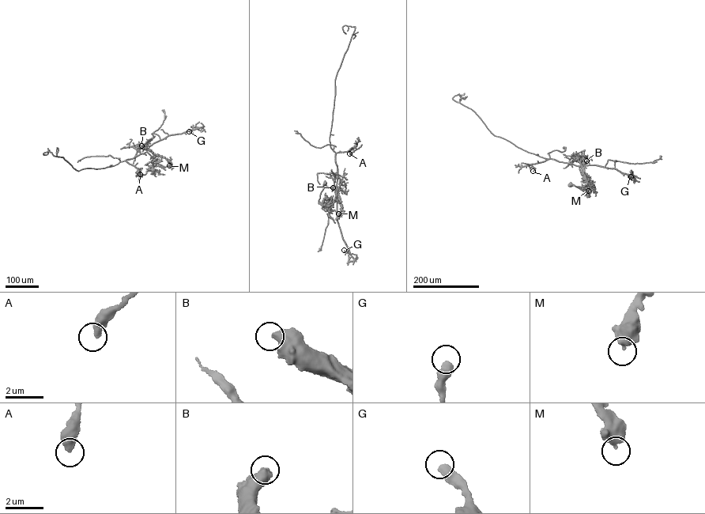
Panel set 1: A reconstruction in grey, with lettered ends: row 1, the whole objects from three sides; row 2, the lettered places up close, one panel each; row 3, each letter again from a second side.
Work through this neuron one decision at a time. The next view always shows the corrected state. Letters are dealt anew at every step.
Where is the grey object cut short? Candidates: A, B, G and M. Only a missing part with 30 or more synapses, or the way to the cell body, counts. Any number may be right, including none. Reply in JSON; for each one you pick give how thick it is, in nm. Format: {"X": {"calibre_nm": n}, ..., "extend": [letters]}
{"B": {"calibre_nm": 550}, "extend": ["B"]}

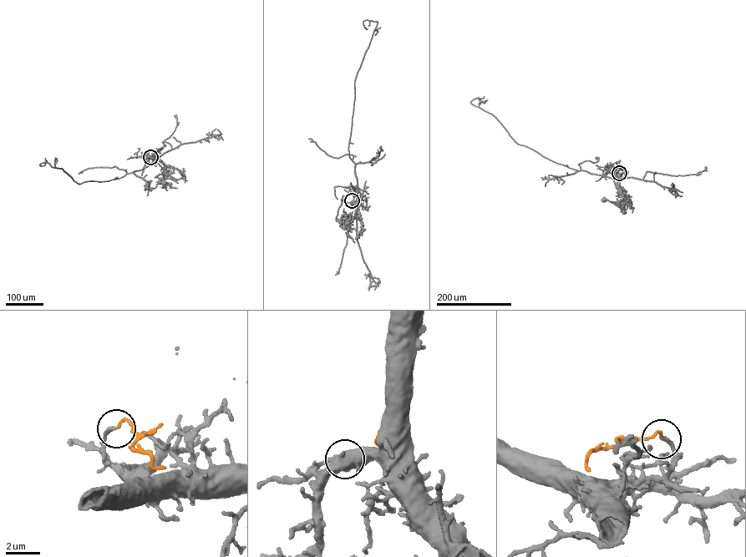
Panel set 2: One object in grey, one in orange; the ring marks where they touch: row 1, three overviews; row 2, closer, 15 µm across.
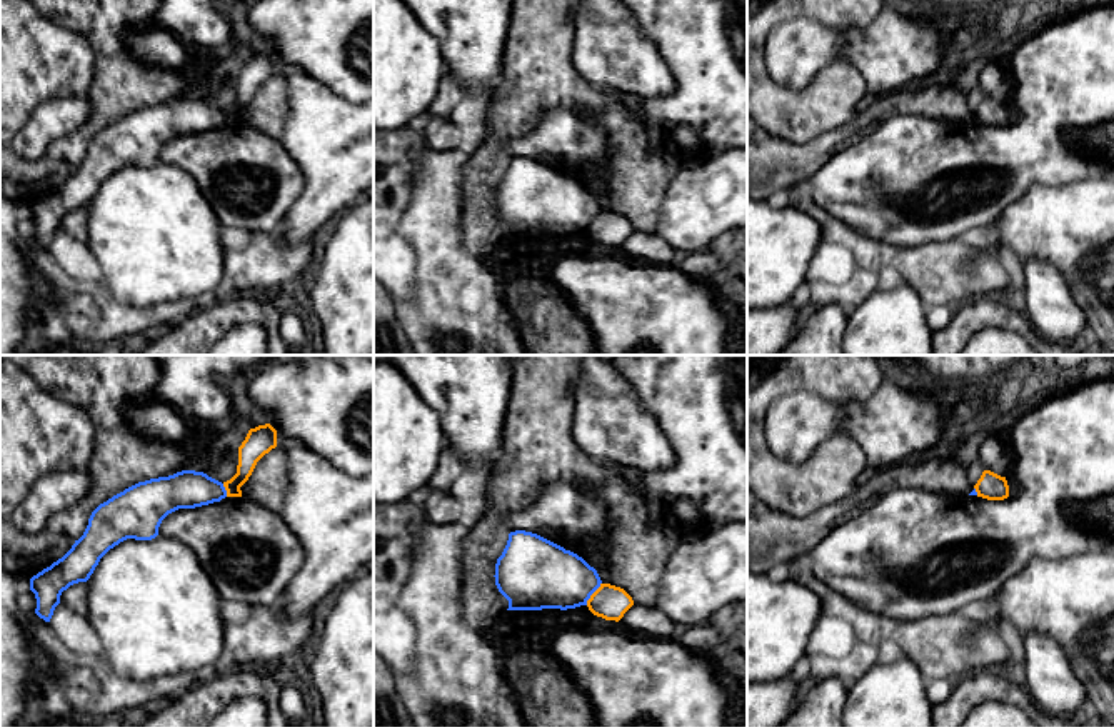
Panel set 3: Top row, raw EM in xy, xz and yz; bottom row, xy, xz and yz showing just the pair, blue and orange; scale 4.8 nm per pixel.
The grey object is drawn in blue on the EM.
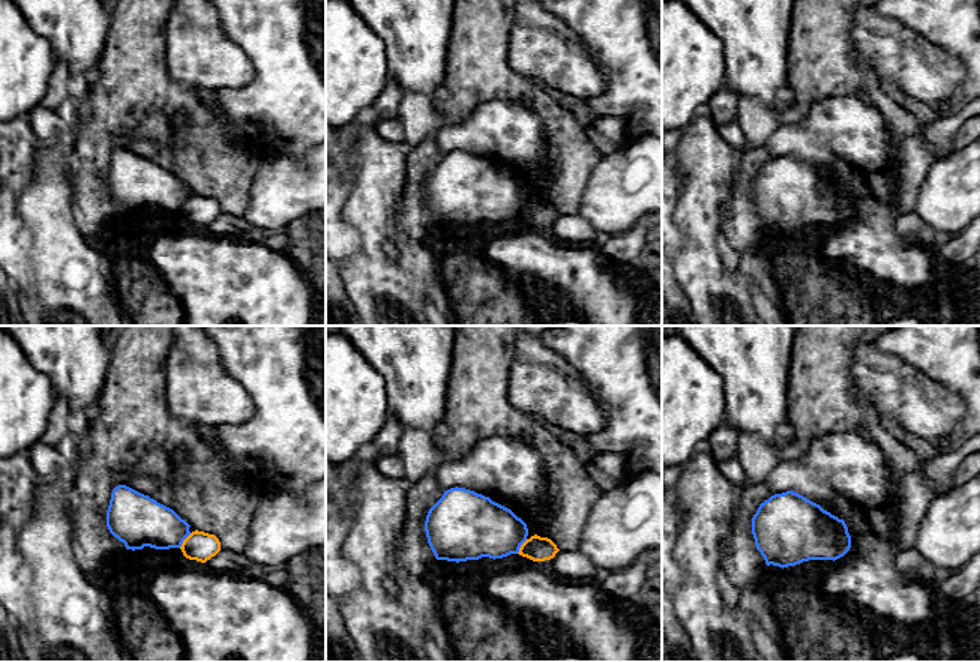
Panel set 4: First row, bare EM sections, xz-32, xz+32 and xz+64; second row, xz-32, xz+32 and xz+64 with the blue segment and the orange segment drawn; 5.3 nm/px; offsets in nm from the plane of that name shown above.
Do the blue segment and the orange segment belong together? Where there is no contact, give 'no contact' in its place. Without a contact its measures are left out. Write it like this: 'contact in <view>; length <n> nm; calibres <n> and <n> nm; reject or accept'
contact in xz; length 130 nm; calibres 320 and 170 nm; reject

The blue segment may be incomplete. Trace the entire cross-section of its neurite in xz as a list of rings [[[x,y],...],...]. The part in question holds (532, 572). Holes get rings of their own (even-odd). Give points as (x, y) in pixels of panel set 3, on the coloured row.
[[[525,530],[509,534],[507,545],[495,564],[495,585],[509,600],[507,610],[575,609],[587,605],[602,580],[577,554]]]

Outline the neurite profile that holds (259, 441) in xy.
[[[258,425],[250,429],[245,440],[238,447],[238,465],[237,474],[223,482],[227,497],[242,497],[240,487],[252,475],[257,462],[277,447],[277,430],[270,425]]]

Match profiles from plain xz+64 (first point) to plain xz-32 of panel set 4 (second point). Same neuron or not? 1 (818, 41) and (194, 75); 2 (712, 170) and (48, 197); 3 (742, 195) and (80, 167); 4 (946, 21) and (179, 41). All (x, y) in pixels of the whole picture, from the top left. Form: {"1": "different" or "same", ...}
{"1": "different", "2": "same", "3": "same", "4": "different"}

